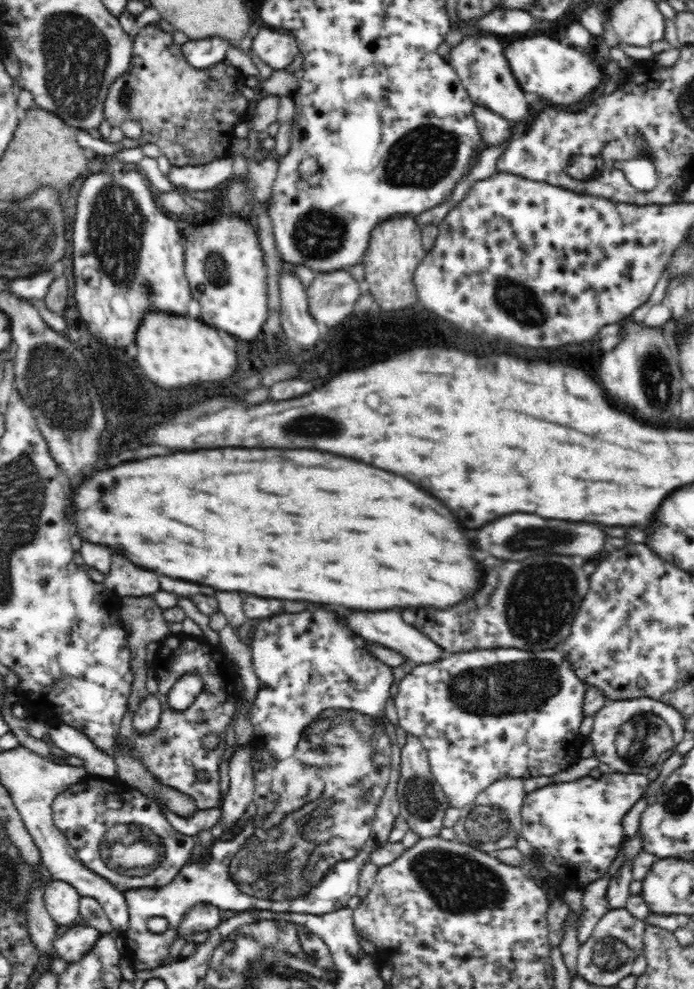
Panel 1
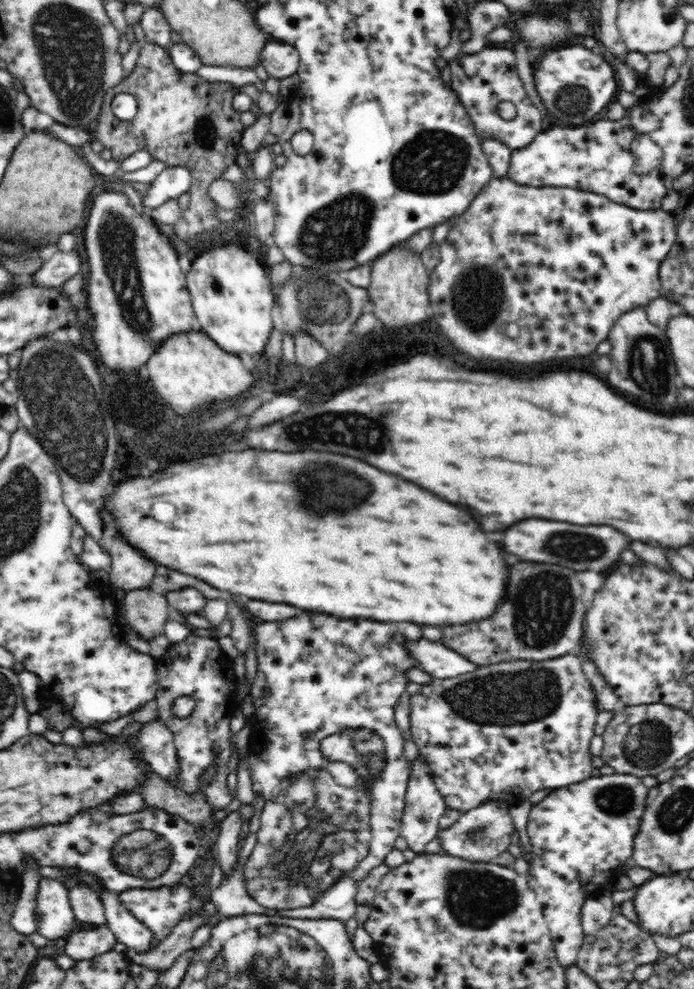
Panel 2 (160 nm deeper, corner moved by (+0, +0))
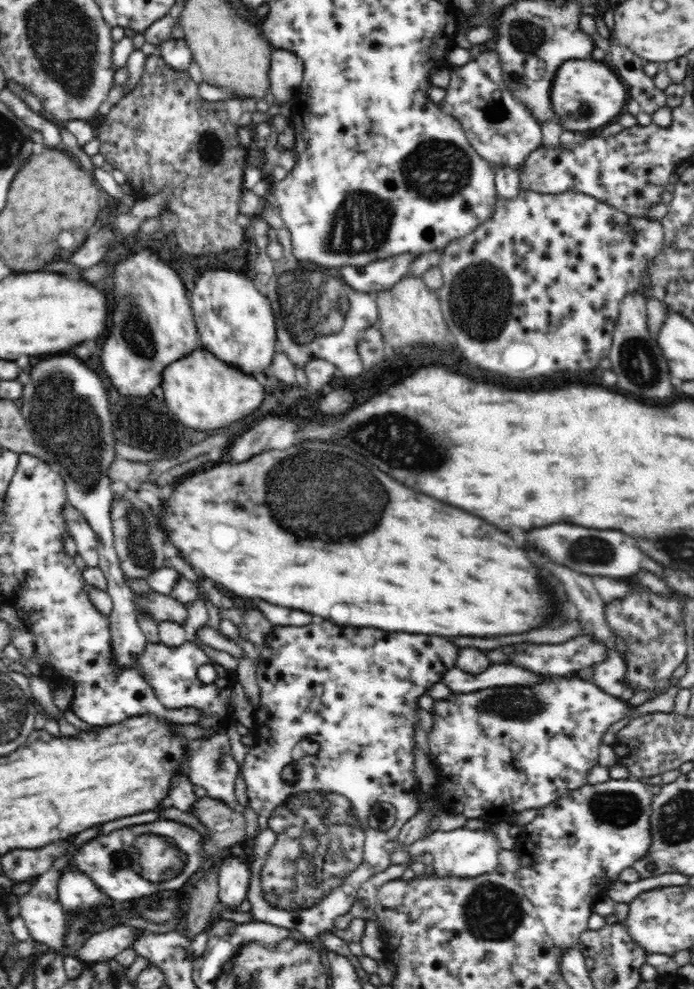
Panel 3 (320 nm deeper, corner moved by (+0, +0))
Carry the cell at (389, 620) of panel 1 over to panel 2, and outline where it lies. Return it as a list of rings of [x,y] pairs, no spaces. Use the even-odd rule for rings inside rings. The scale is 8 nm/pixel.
[[[422,637],[406,639],[406,649],[410,655],[416,657],[418,667],[431,674],[433,678],[454,678],[466,672],[474,672],[476,665],[464,658],[458,652],[446,648],[442,643],[434,642]]]

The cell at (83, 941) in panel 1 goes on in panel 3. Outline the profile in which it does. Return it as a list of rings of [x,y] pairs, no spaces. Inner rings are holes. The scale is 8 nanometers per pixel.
[[[116,925],[101,932],[92,933],[75,957],[82,963],[113,962],[116,954],[132,948],[138,940],[138,929],[127,925]]]

